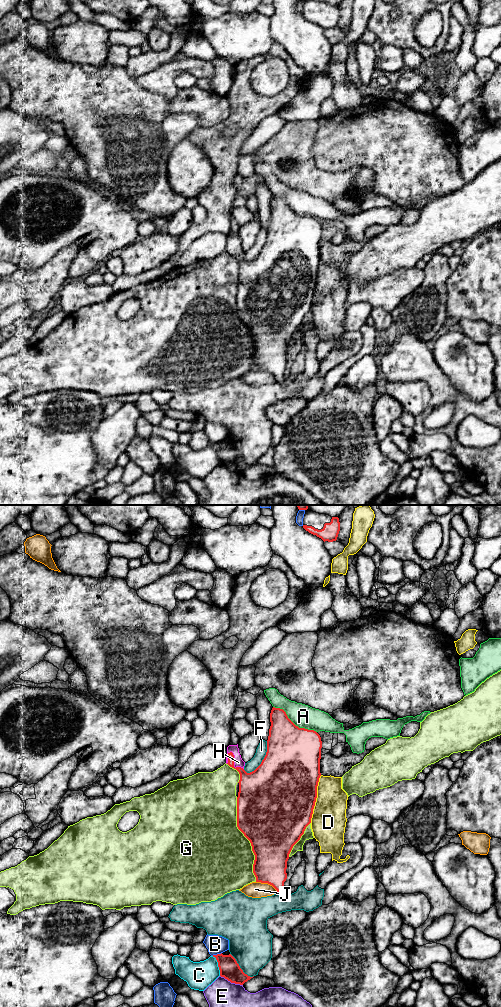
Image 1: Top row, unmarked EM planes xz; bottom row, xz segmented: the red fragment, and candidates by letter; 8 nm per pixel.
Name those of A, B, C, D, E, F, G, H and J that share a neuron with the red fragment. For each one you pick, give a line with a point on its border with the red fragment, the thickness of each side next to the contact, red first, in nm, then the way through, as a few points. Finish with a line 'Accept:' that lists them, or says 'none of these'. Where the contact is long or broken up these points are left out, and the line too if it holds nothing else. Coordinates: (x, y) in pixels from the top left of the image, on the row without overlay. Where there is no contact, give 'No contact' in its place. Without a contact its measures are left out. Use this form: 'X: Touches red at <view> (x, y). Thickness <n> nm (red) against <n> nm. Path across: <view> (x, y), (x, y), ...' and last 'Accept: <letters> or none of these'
H: Touches red at xz (233, 250). Thickness 240 nm (red) against 80 nm. Path across: xz (253, 274), (233, 250), (238, 250)
Accept: H

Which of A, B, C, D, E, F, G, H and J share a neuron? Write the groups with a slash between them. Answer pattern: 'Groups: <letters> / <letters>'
Groups: A / B / C / D / E / F / G / H / J

